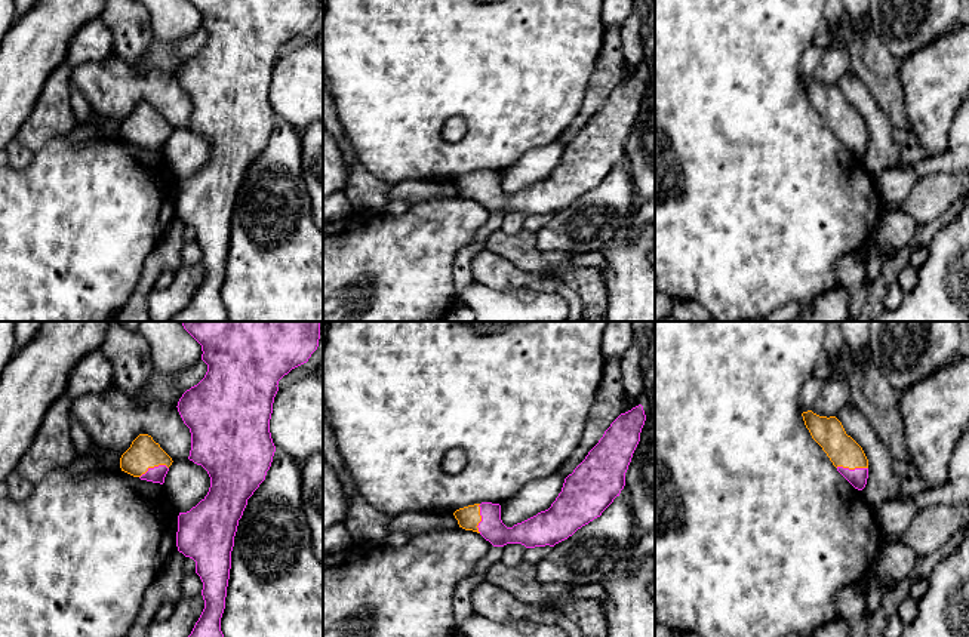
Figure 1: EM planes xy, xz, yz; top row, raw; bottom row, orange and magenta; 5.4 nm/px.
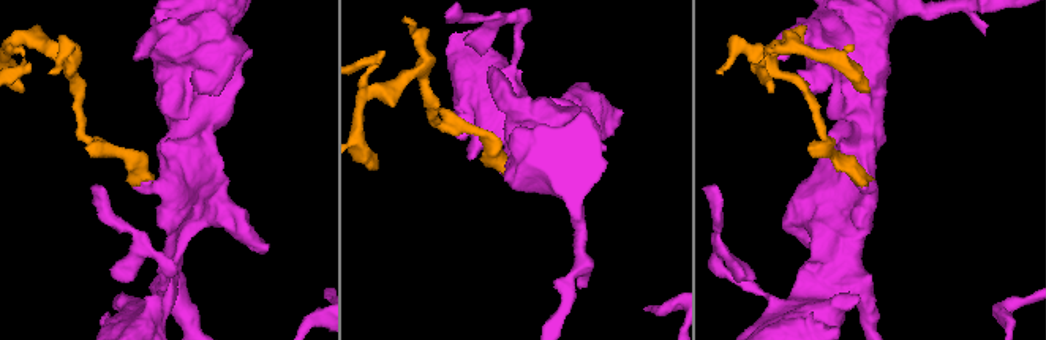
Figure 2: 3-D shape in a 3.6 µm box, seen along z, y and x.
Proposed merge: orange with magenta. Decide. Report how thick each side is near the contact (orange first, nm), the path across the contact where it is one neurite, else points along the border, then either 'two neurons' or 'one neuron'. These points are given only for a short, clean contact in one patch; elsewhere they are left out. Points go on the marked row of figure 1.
calibres 170 and 100 nm; way yz (828, 433), (849, 458), (852, 468), (857, 477); one neuron

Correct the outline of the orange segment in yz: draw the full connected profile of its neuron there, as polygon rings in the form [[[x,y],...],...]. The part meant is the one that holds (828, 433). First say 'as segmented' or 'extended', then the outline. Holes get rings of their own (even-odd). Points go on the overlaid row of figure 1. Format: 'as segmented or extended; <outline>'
extended; [[[812,410],[802,413],[812,438],[822,447],[837,471],[858,490],[868,478],[868,459],[862,447],[846,434],[836,416],[819,416]]]

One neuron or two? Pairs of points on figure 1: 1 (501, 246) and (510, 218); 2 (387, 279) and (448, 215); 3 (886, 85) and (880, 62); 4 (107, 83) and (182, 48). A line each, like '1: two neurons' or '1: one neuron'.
1: two neurons
2: one neuron
3: one neuron
4: two neurons

